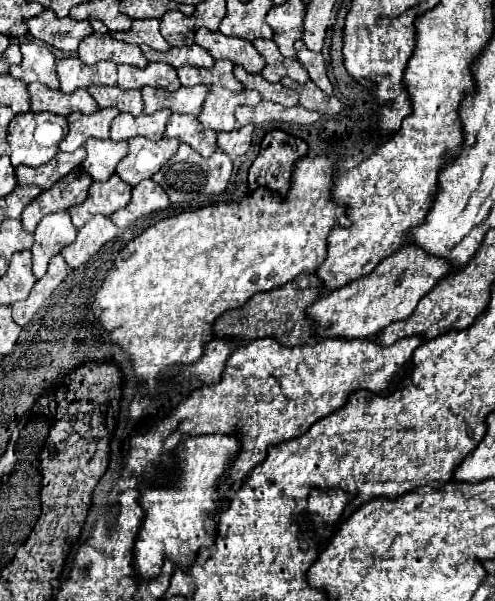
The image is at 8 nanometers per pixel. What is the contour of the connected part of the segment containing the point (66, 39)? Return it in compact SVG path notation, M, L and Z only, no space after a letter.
M45 9L41 15L29 19L27 27L37 41L65 53L77 51L79 43L93 33L89 21L73 21L71 17L59 19L51 9Z

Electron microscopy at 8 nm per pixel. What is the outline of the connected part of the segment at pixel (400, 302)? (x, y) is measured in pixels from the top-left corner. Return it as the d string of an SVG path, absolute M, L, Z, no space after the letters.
M405 245L391 257L383 259L367 277L359 277L341 289L321 295L313 305L307 307L307 317L311 317L315 323L315 337L319 339L375 337L387 325L407 319L417 307L419 299L427 295L447 273L447 261L429 255L415 245Z

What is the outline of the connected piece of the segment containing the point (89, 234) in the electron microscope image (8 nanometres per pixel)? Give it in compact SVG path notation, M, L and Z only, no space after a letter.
M103 215L91 217L87 225L83 225L77 233L77 239L67 245L61 255L65 257L67 265L77 269L79 265L87 263L107 241L111 241L117 235L117 225Z

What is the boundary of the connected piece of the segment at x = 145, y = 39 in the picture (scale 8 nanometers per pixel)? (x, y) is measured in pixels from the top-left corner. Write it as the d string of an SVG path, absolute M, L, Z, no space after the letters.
M147 19L147 21L133 21L131 29L127 33L111 33L113 39L125 41L125 43L133 43L133 45L149 45L151 49L157 51L167 51L169 45L163 39L163 35L159 33L159 21L155 19Z

